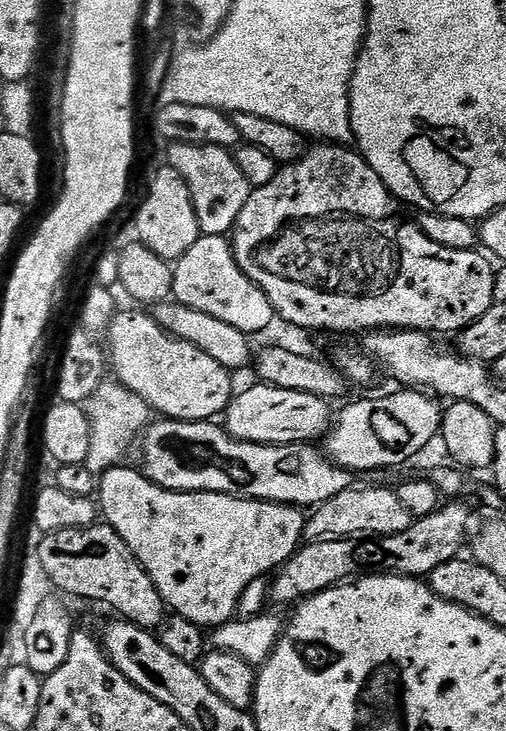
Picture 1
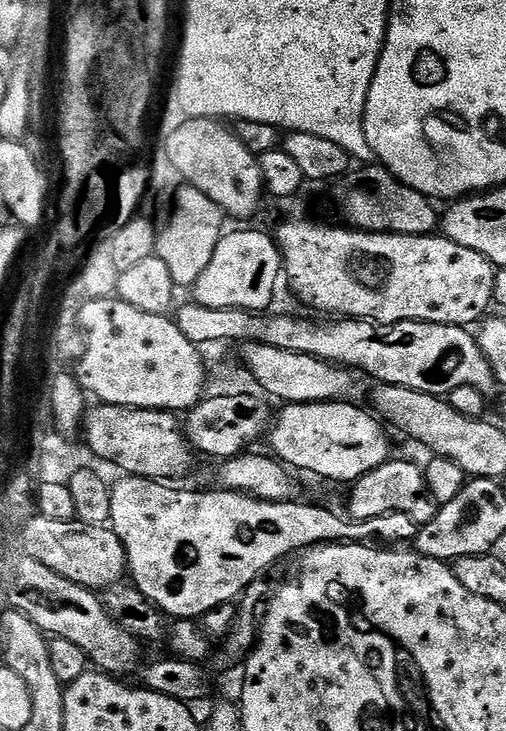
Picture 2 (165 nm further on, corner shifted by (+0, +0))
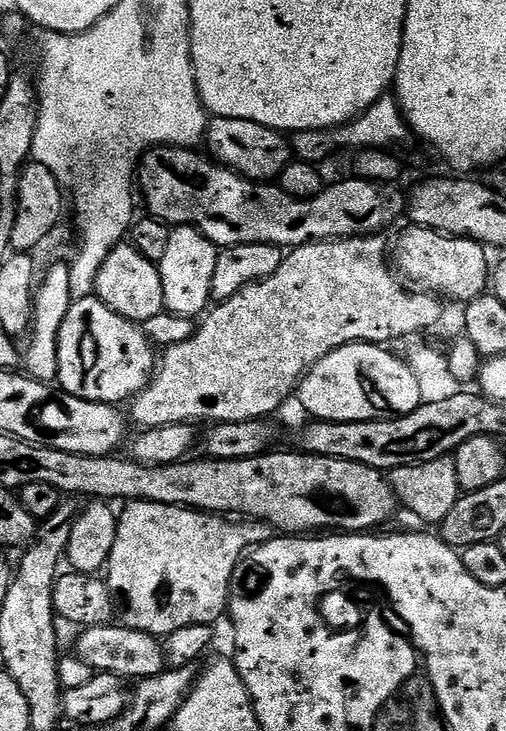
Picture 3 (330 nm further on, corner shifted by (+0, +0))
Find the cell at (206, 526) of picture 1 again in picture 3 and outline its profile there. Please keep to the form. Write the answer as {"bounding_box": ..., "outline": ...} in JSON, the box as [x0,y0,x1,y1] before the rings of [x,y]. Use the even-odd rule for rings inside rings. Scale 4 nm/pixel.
{"bounding_box":[106,500,270,638],"outline":[[[134,500],[123,505],[124,513],[119,513],[116,522],[116,537],[114,538],[114,550],[110,554],[106,565],[106,579],[108,589],[111,590],[114,597],[114,608],[118,613],[118,620],[123,627],[142,630],[146,634],[157,638],[163,638],[174,634],[174,630],[182,630],[182,626],[194,626],[195,624],[215,625],[216,619],[225,615],[228,601],[230,599],[230,578],[234,574],[234,566],[249,550],[258,544],[263,544],[269,539],[270,528],[264,522],[240,522],[244,524],[235,524],[235,519],[225,518],[220,514],[211,512],[202,512],[194,508],[185,508],[178,504],[159,504],[153,500]]]}

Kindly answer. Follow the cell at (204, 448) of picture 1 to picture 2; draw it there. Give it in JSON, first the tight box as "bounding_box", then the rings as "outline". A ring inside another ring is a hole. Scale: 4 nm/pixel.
{"bounding_box":[83,403,194,482],"outline":[[[97,403],[83,421],[83,443],[100,459],[122,466],[129,476],[176,482],[192,468],[194,449],[175,415],[159,408],[131,408]]]}

